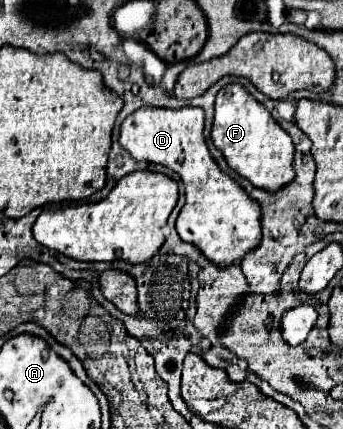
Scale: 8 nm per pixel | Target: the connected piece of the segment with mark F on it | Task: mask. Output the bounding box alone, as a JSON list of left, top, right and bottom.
[212,83,296,193]

